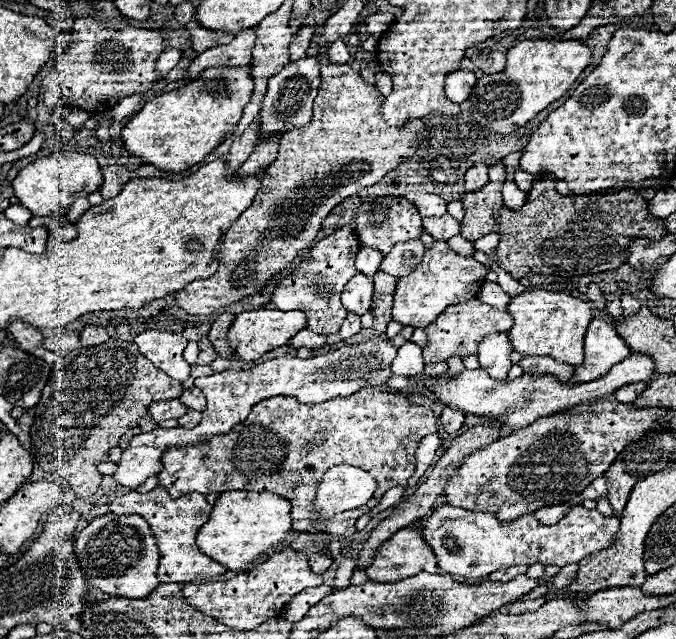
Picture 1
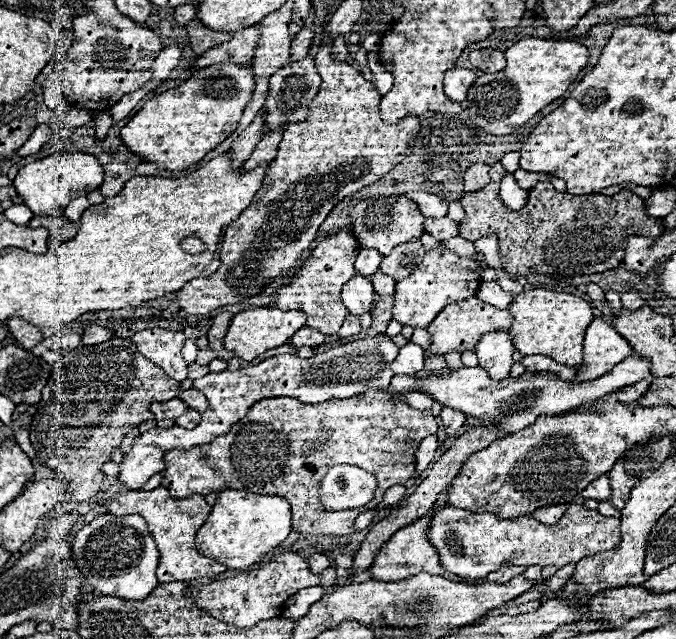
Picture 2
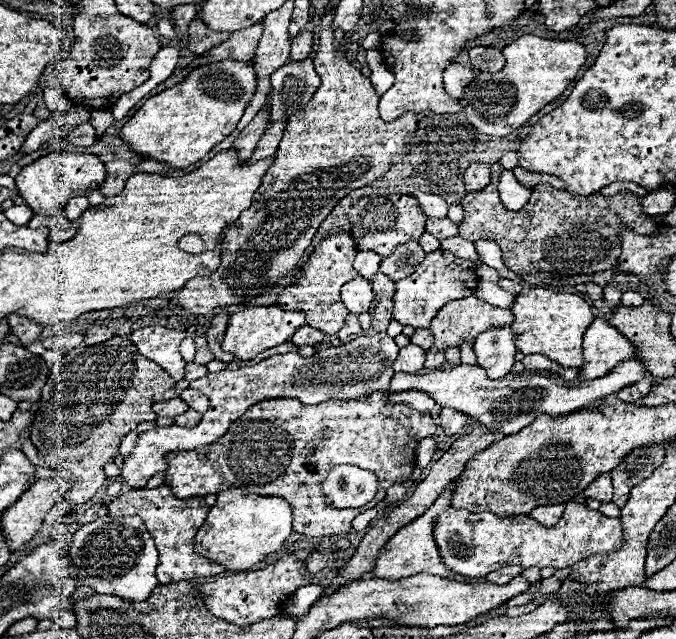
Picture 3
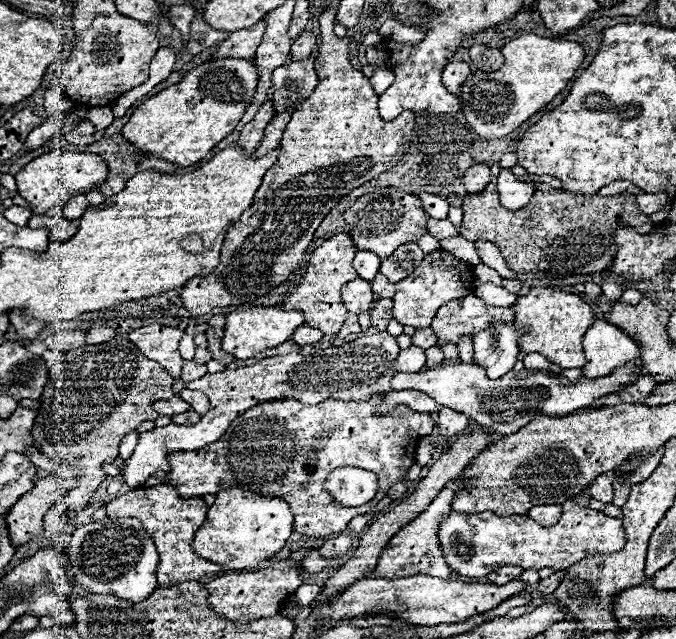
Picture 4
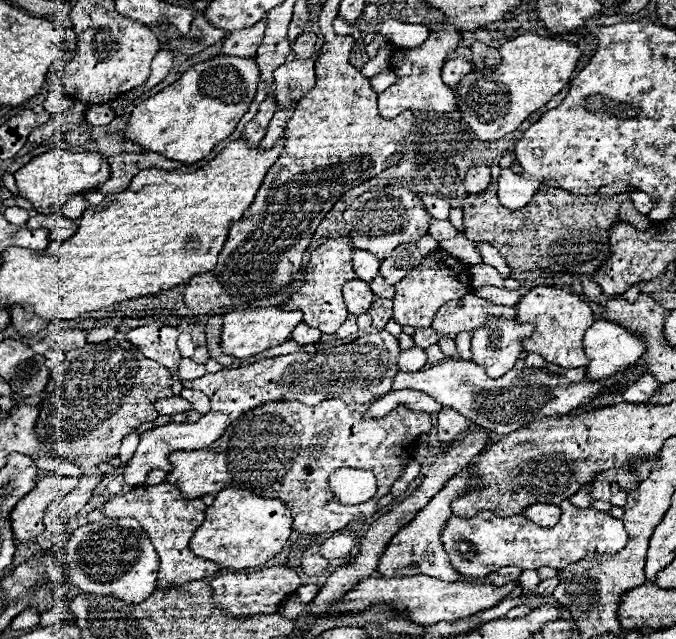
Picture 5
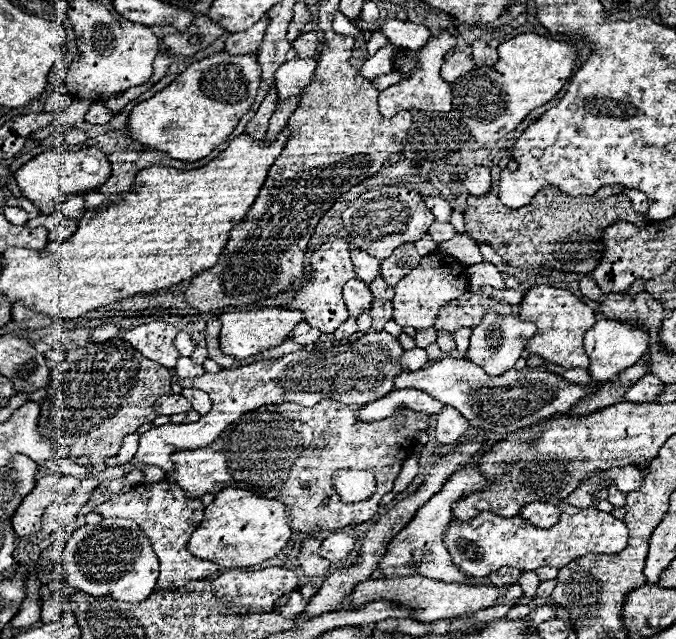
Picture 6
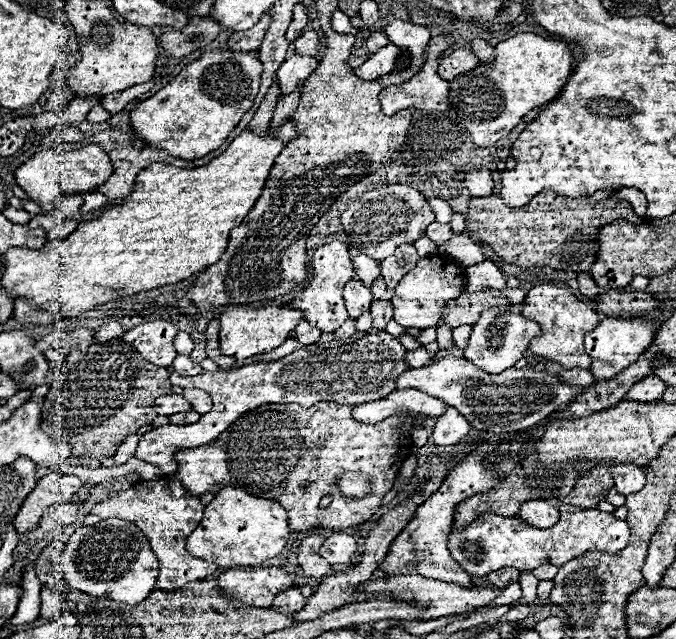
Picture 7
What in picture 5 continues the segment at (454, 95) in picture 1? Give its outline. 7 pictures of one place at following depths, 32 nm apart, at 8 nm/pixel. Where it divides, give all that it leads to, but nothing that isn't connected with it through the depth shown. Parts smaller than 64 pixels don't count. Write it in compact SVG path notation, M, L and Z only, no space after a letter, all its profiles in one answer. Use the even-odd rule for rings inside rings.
M454 58L454 60L448 60L442 68L442 80L444 84L448 84L448 88L456 90L456 84L470 72L470 62L466 62L464 58Z

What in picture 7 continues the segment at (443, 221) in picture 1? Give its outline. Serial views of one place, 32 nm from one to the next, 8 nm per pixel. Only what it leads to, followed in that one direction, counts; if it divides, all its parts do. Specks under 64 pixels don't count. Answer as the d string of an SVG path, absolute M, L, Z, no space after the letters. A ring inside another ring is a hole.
M432 222L426 230L426 236L430 240L434 240L434 244L444 244L446 240L450 240L454 234L452 234L452 226L450 224L440 224L440 222Z

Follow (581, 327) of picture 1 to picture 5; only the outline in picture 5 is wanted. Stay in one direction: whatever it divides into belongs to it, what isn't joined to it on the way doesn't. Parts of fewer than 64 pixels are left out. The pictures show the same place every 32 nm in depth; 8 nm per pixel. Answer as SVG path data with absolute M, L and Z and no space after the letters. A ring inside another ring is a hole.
M534 286L526 296L516 304L516 318L520 324L532 324L534 332L524 340L524 352L536 352L548 362L554 362L562 368L582 368L588 364L588 358L582 350L582 336L594 324L596 316L592 308L580 300L580 296L570 294L560 288Z

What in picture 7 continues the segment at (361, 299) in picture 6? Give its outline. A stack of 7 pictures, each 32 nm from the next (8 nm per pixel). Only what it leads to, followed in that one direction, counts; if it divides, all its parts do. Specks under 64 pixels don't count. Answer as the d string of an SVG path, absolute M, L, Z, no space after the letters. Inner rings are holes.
M350 280L344 286L344 300L346 300L346 310L350 318L358 318L362 312L366 312L374 300L372 292L368 286L364 286L360 280Z

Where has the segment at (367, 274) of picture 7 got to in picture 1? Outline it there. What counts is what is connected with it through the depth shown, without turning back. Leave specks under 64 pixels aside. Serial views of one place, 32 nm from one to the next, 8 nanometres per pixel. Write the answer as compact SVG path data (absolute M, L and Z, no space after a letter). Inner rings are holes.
M360 248L358 256L356 256L356 270L366 274L366 276L372 276L380 270L380 260L384 258L382 252L374 250L374 248Z

